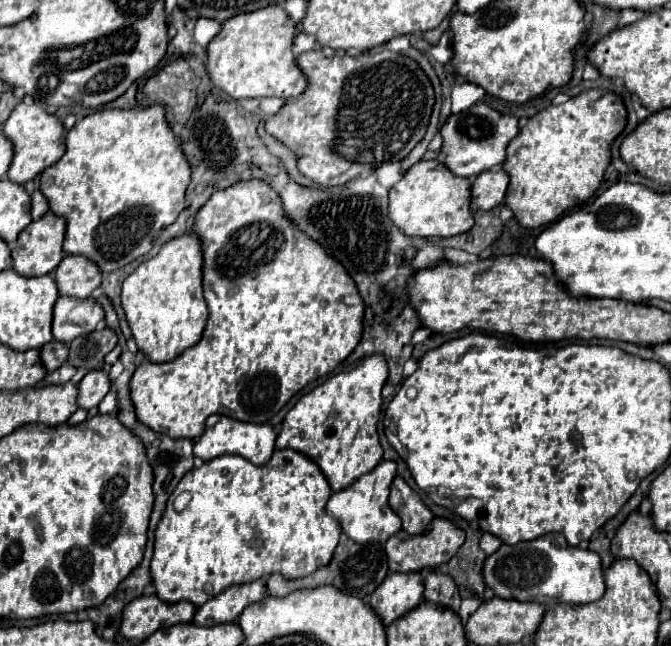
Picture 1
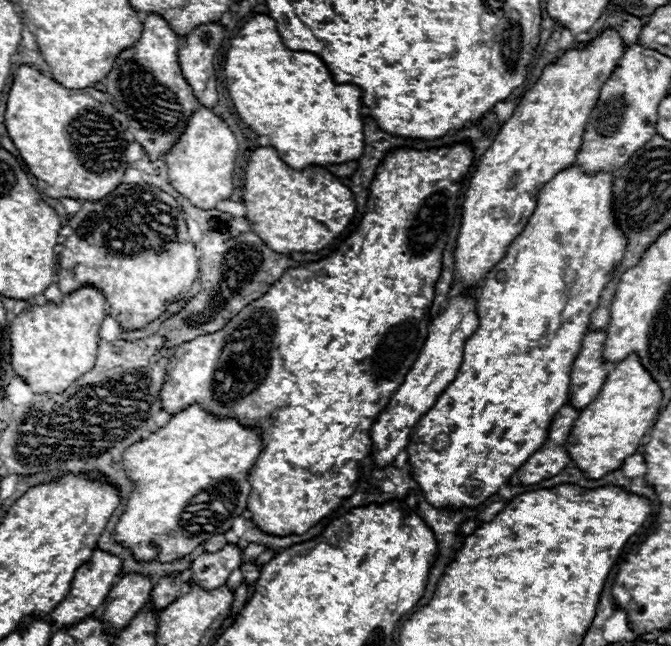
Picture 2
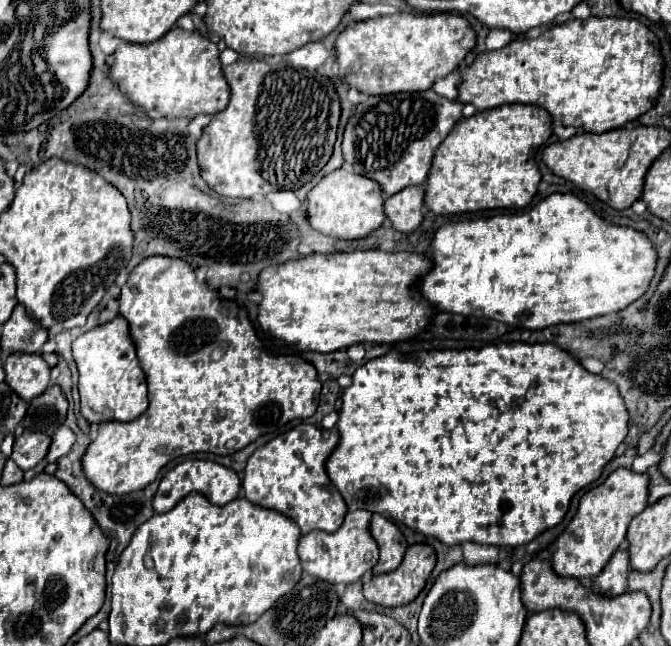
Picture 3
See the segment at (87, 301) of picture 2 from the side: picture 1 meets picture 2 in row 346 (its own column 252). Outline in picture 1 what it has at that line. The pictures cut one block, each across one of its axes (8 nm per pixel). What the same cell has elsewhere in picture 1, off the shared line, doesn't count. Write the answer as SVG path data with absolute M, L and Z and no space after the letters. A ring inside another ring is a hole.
M268 6L256 12L246 12L226 20L222 32L208 44L206 70L220 90L232 98L296 98L308 80L292 52L298 24L282 10L282 6Z

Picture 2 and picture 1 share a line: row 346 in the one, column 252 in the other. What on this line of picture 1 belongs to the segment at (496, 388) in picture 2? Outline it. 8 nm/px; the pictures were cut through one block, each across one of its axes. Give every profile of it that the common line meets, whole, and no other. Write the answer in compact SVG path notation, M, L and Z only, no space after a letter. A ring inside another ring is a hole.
M290 448L274 450L264 466L252 466L240 456L222 454L220 458L192 468L168 498L168 506L156 528L150 572L160 600L190 600L202 606L234 584L260 580L276 572L286 578L302 578L326 566L342 532L338 520L326 514L330 496L332 488L318 464Z

